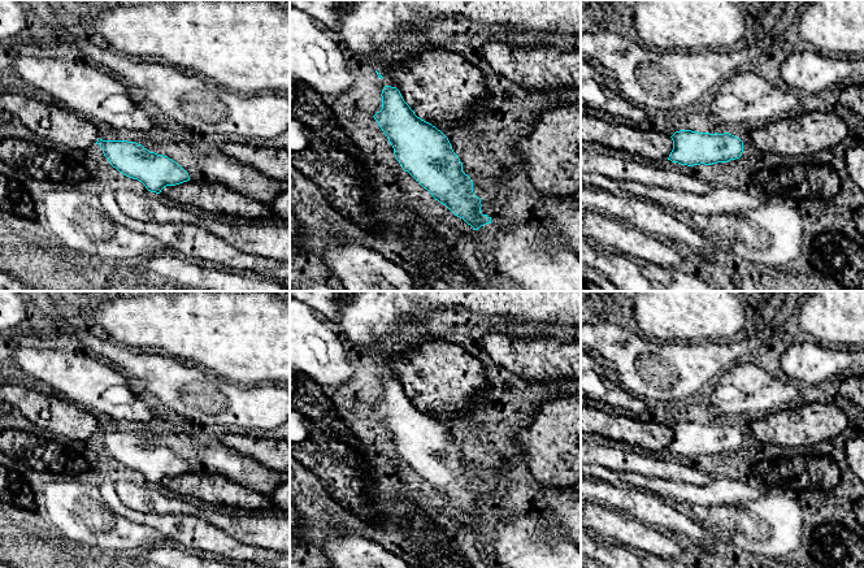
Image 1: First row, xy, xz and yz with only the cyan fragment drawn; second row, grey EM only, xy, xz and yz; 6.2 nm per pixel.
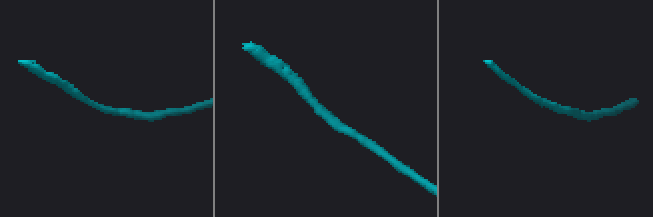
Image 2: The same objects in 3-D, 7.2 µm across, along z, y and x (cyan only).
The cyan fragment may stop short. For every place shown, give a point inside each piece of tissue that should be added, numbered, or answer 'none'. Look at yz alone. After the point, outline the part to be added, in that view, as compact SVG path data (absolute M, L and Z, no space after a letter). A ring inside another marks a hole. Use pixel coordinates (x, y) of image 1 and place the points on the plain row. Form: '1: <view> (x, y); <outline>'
none

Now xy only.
none

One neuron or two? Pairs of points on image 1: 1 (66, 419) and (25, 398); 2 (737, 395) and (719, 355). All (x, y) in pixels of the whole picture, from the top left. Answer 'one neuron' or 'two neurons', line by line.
1: one neuron
2: two neurons

